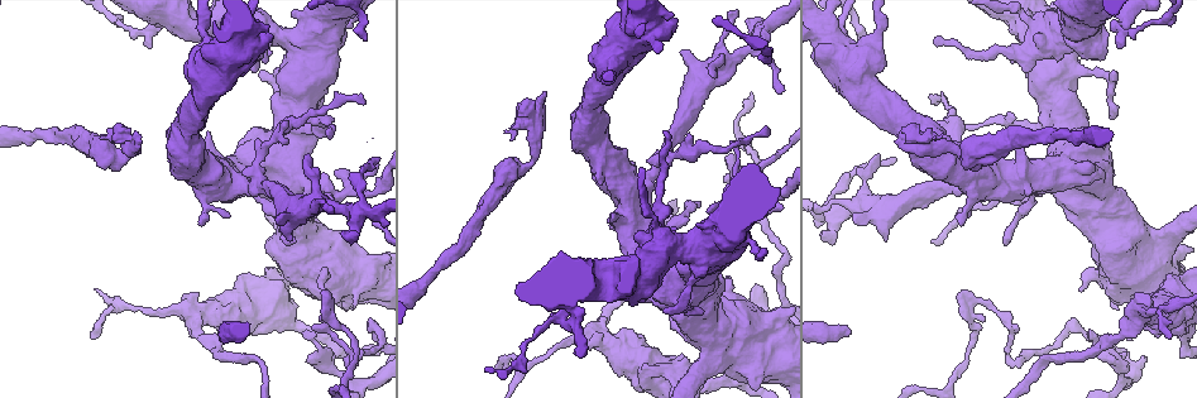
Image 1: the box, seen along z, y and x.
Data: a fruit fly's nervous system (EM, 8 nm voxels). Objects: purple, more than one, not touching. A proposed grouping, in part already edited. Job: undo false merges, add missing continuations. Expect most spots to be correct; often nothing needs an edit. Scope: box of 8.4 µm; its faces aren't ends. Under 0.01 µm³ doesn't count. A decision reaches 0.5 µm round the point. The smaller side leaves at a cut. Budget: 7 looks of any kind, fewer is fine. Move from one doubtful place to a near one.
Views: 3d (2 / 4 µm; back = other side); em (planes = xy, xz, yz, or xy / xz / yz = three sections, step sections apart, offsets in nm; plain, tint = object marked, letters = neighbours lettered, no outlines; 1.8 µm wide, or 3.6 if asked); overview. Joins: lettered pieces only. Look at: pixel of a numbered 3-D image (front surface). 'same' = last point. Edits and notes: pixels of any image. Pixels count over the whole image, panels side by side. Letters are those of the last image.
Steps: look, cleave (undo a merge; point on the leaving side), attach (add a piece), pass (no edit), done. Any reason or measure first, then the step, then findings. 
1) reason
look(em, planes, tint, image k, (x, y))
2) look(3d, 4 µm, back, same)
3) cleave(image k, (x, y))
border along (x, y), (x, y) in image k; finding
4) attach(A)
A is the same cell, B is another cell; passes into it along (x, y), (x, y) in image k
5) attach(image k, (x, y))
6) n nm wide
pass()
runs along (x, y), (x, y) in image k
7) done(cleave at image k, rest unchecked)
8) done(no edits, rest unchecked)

free end
look(em, planes, tint, image 1, (512, 138))

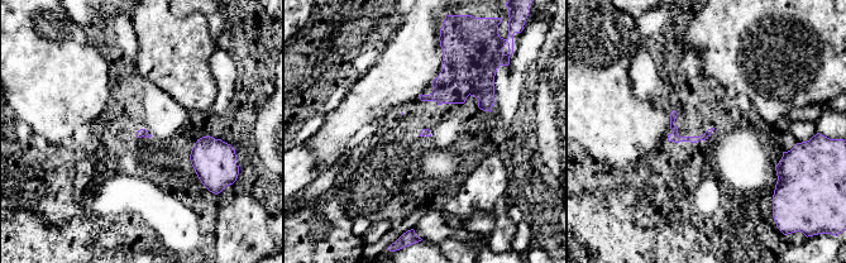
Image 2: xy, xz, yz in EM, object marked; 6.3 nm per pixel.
look(em, planes, letters, same)

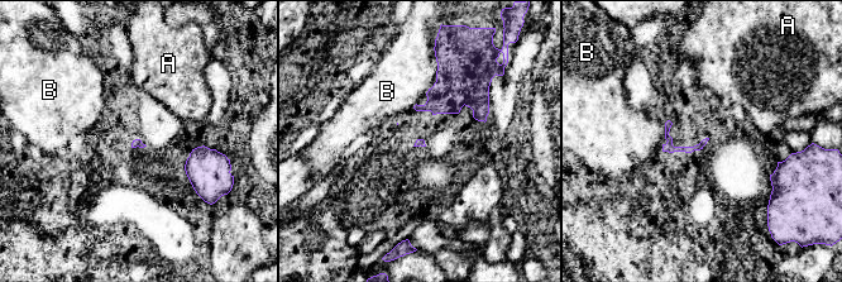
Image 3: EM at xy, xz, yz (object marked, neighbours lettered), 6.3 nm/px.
B touches over 120 nm
pass()
A and B are other cells; border along (434, 56), (436, 73) in image 3; none of them fits

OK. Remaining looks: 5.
abrupt turn
look(3d, 4 µm, image 1, (331, 303))

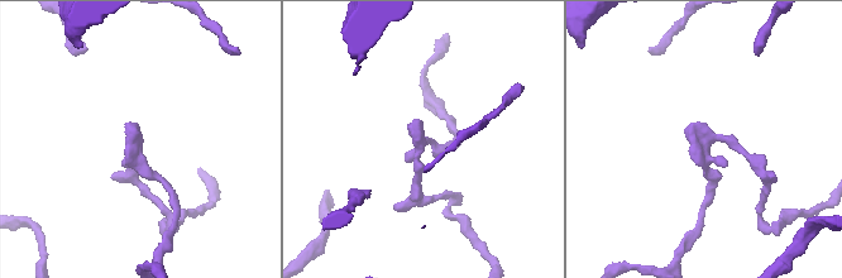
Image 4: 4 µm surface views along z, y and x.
shape alone is not enough
look(em, planes, letters, image 4, (717, 141))

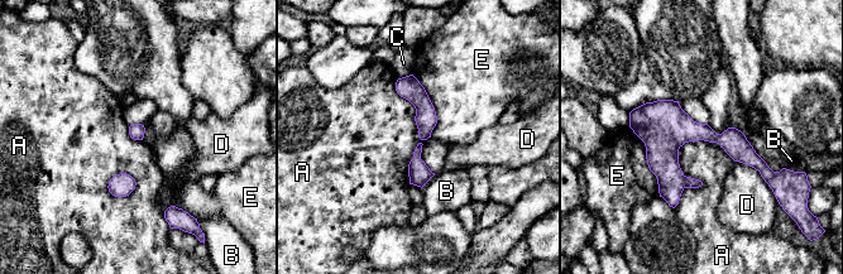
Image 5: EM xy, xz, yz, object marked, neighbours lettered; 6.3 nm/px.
pass()
A, B, C, D and E are other cells; border along (718, 143), (674, 208) in image 5; continuous, no second neuron

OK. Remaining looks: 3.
free end
look(em, planes, tint, image 1, (850, 334))

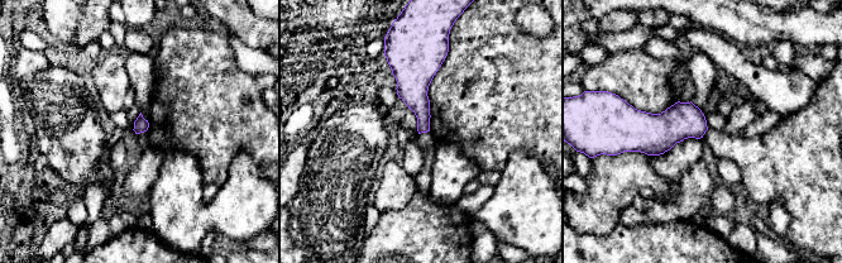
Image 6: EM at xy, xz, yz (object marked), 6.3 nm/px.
look(em, planes, letters, same)

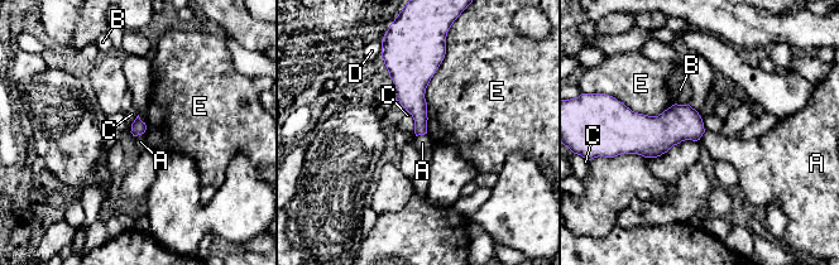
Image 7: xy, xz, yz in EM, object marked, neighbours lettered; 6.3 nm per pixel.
pass()
A, B, C, D and E are other cells; none of them fits

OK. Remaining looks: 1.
done(no edits, rest unchecked)

